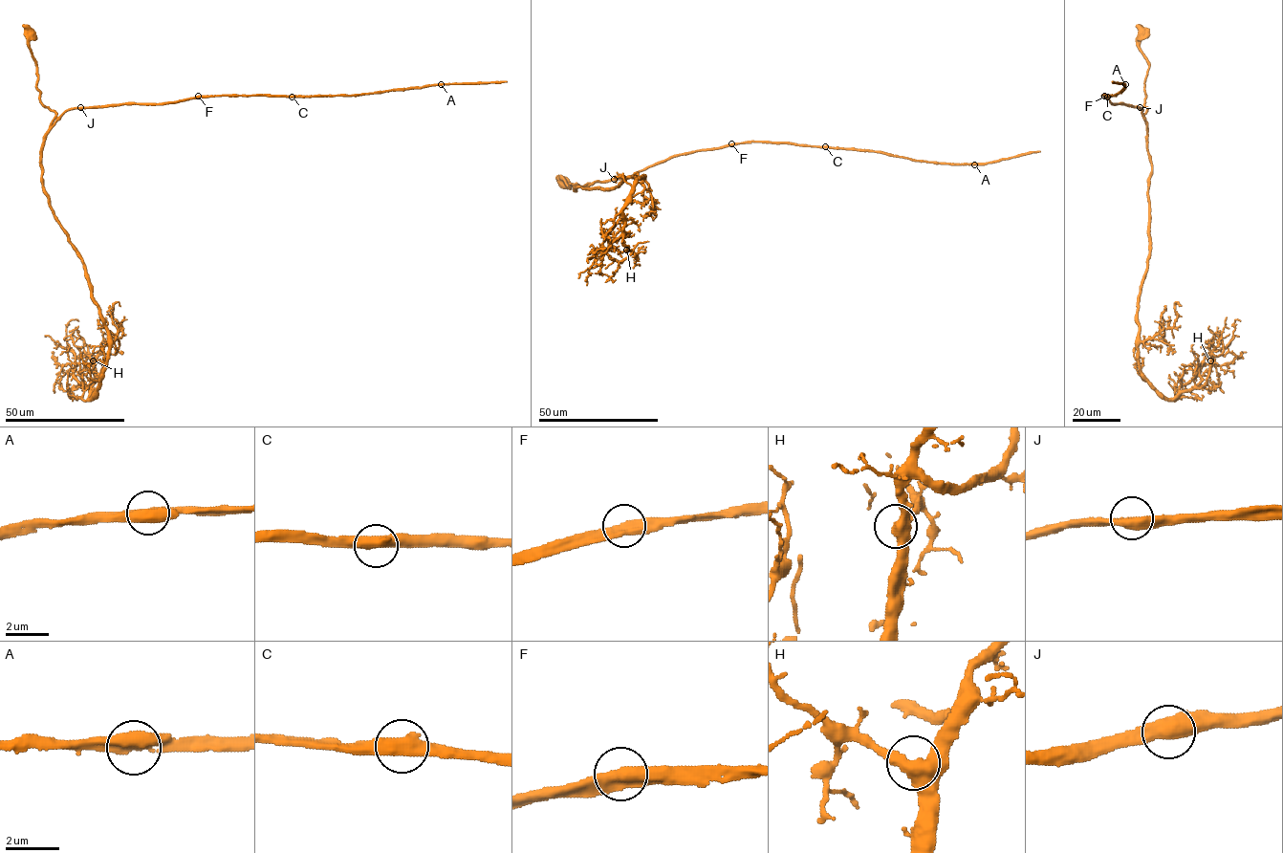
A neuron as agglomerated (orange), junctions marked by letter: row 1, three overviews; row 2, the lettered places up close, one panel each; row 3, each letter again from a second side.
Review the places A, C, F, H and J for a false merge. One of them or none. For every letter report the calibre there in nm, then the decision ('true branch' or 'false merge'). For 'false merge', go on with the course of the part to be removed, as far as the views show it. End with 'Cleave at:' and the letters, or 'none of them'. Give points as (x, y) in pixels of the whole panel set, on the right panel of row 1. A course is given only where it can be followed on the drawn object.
A: 550 nm thick; true branch
C: 500 nm thick; true branch
F: 500 nm thick; true branch
H: 500 nm thick; true branch
J: 550 nm thick; true branch
Cleave at: none of them

